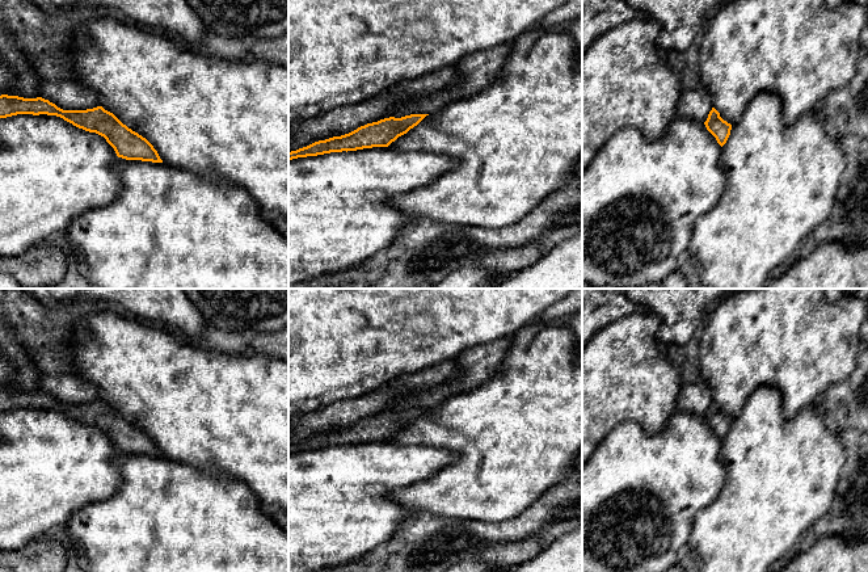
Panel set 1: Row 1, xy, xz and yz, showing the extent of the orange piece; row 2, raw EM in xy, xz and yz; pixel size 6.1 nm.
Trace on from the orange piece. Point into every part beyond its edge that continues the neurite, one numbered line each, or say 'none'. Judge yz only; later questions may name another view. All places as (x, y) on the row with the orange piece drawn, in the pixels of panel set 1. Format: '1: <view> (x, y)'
none

